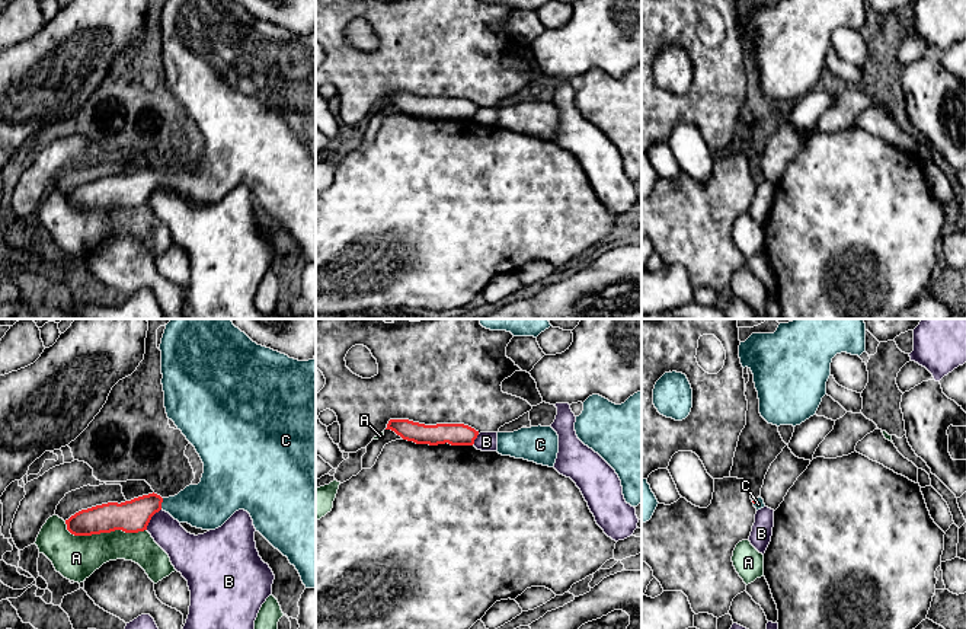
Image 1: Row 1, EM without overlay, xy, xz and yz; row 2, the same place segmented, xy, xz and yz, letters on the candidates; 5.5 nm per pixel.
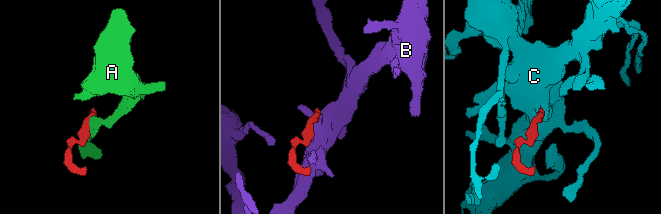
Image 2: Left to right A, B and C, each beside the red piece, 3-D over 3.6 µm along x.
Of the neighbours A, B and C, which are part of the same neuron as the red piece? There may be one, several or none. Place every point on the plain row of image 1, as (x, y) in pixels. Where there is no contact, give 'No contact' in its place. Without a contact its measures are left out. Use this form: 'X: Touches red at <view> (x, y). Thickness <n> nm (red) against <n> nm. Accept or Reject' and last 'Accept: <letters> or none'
A: Touches red at xy (104, 206). Thickness 180 nm (red) against 240 nm. Reject
B: Touches red at xy (150, 192). Thickness 180 nm (red) against 190 nm. Reject
C: Touches red at xy (160, 178). Thickness 180 nm (red) against 260 nm. Accept
Accept: C

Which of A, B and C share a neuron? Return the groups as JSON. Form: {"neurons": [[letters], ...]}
{"neurons": [["A"], ["B"], ["C"]]}

